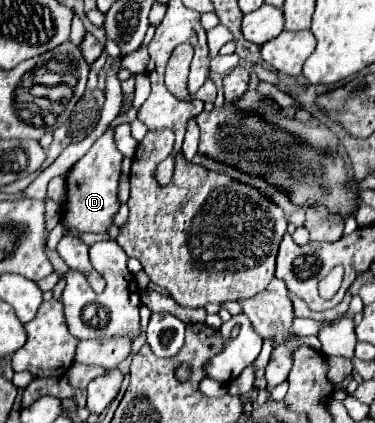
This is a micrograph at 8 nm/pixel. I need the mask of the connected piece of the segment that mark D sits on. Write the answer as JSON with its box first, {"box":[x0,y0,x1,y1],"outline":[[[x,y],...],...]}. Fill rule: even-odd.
{"box":[62,128,122,234],"outline":[[[108,128],[96,142],[94,146],[70,168],[66,174],[66,202],[62,208],[62,226],[64,234],[106,234],[108,228],[114,224],[114,214],[120,208],[118,200],[118,184],[120,184],[120,174],[122,174],[122,154],[116,150],[114,144],[114,128]]]}

